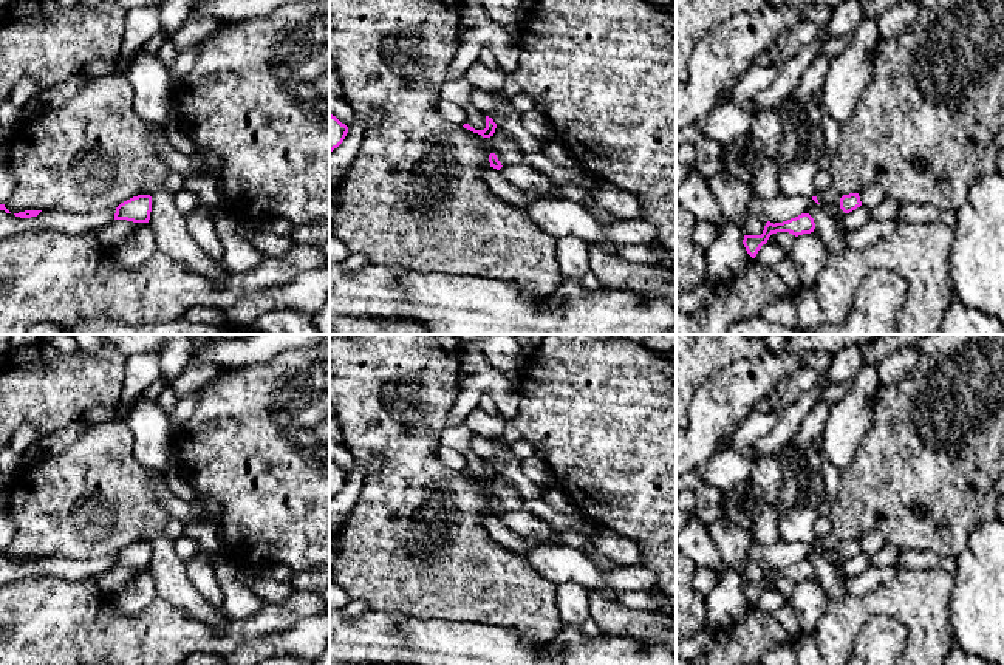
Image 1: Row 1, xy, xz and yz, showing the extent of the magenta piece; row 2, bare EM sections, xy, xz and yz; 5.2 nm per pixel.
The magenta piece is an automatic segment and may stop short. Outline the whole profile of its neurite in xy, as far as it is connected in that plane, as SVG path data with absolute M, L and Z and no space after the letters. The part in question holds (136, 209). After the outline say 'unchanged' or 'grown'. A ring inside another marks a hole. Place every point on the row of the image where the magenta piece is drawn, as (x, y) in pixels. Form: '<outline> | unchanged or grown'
M138 195L116 207L114 220L127 220L133 223L149 223L152 212L152 196Z | unchanged

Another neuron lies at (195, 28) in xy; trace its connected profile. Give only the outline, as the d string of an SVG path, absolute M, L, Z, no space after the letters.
M192 14L169 39L178 53L196 48L206 37L215 34L223 23L213 17Z

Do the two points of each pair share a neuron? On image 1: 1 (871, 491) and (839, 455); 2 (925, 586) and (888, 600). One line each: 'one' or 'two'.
1: two
2: one

